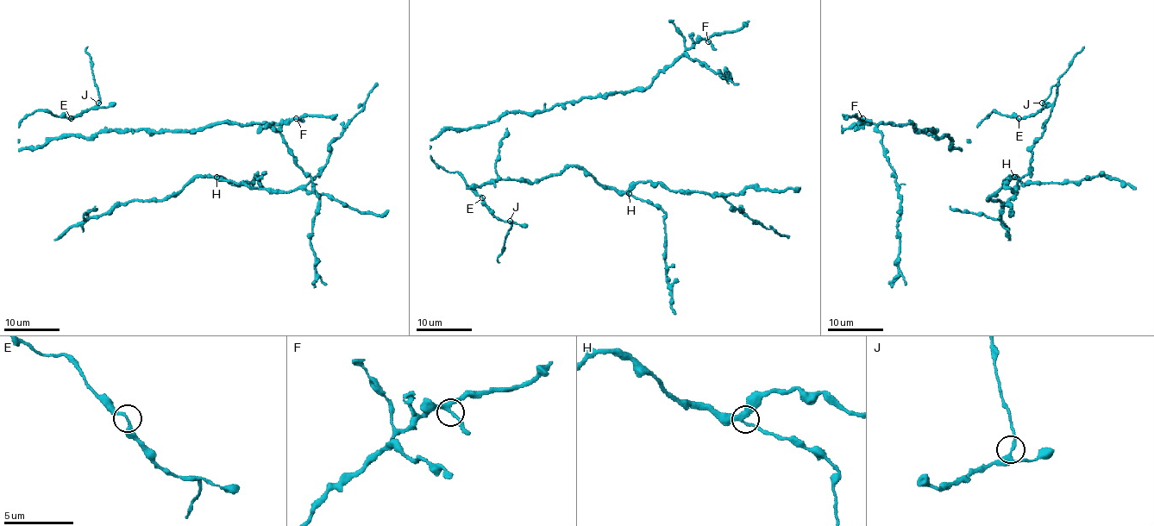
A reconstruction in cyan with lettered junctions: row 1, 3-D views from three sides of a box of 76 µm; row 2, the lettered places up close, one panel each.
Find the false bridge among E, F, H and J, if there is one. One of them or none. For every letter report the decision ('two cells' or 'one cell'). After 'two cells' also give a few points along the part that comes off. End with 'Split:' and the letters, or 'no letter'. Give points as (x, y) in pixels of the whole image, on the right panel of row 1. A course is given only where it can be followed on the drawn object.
E: one cell
F: one cell
H: one cell
J: two cells; course (1043, 103), (1057, 82), (1057, 78), (1084, 46)
Split: J

